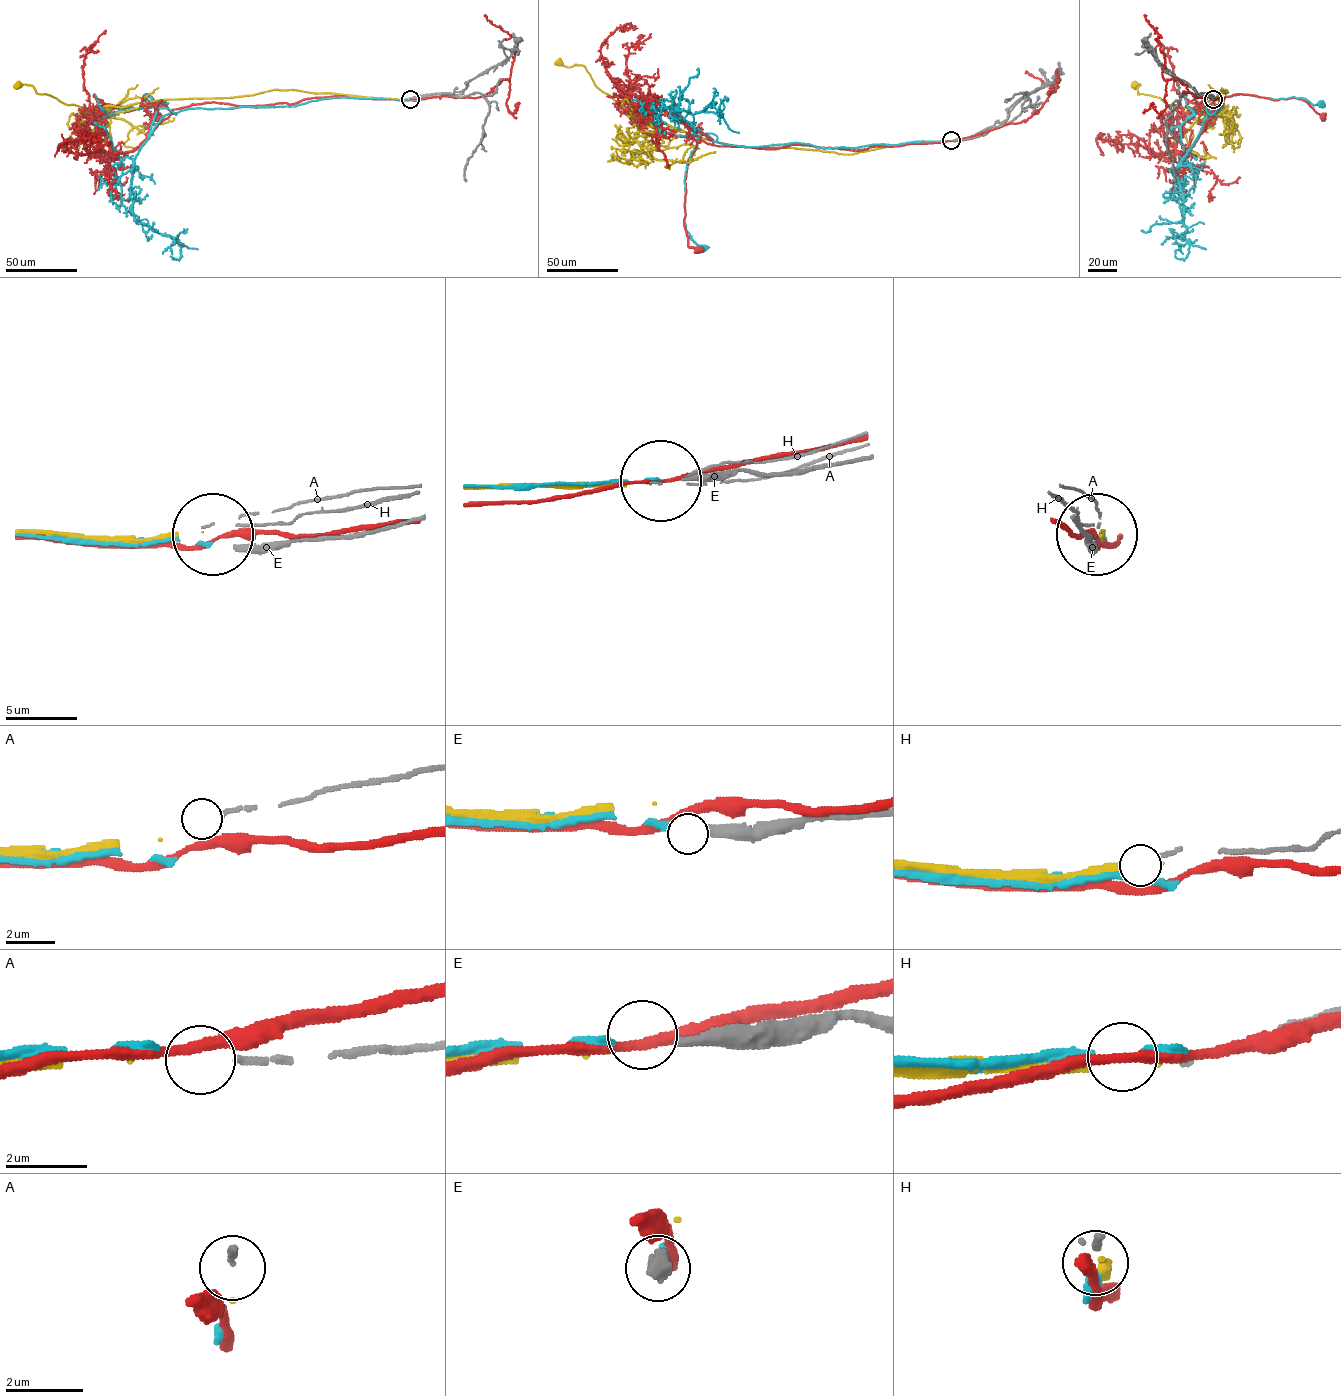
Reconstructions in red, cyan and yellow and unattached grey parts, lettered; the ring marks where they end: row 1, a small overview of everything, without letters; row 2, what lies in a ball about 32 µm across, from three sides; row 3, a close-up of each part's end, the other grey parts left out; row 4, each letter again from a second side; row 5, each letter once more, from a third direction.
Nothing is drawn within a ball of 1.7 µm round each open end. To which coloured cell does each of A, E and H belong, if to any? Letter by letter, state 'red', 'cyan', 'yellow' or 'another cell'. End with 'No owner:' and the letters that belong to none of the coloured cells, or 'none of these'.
A: another cell
E: cyan
H: another cell
No owner: A, H

